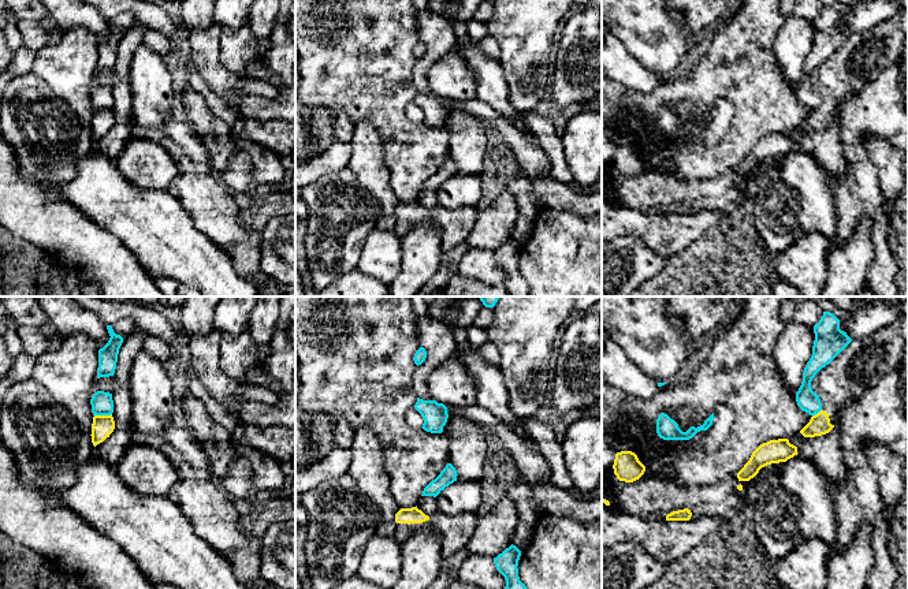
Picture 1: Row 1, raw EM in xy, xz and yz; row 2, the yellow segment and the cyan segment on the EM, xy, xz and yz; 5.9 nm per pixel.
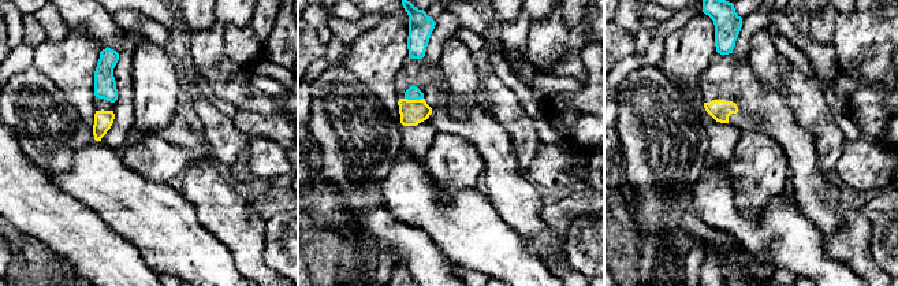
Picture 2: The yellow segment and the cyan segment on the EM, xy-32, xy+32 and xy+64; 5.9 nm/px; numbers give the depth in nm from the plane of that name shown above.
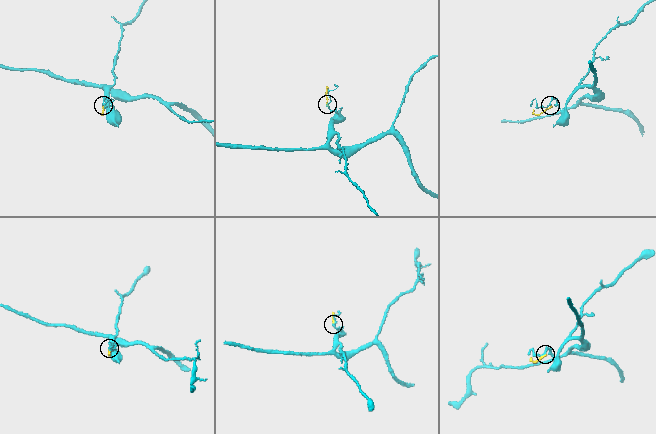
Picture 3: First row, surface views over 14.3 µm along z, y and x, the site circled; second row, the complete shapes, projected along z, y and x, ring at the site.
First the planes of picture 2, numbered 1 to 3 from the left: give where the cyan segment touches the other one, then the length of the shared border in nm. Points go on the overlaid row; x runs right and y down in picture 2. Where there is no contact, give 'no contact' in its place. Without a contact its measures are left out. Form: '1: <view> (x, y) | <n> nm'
1: no contact
2: xy+32 (414, 100) | 110 nm
3: no contact

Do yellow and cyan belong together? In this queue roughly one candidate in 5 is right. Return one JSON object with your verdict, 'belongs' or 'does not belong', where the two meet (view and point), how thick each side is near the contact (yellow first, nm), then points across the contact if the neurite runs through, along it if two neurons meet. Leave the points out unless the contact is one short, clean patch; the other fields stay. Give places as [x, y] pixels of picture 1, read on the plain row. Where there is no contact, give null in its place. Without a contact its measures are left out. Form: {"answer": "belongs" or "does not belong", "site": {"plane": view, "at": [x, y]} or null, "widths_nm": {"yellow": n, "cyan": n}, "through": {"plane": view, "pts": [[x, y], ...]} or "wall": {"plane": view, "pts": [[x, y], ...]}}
{"answer": "does not belong", "site": {"plane": "xy", "at": [103, 110]}, "widths_nm": {"yellow": 130, "cyan": 130}, "wall": {"plane": "xy", "pts": [[111, 107], [95, 110]]}}

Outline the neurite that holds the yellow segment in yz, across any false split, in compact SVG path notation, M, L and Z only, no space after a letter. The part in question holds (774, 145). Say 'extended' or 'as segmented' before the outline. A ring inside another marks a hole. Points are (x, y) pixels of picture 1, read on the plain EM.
as segmented | M788 133L770 134L760 138L751 149L749 154L737 167L738 175L749 175L759 164L771 157L786 156L797 149L797 141Z

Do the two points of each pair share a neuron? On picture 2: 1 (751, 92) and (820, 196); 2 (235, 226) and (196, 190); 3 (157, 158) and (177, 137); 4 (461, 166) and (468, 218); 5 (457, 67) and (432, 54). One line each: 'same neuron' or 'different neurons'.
1: same neuron
2: same neuron
3: different neurons
4: different neurons
5: different neurons

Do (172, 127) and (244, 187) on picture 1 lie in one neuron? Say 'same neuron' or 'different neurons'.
different neurons

